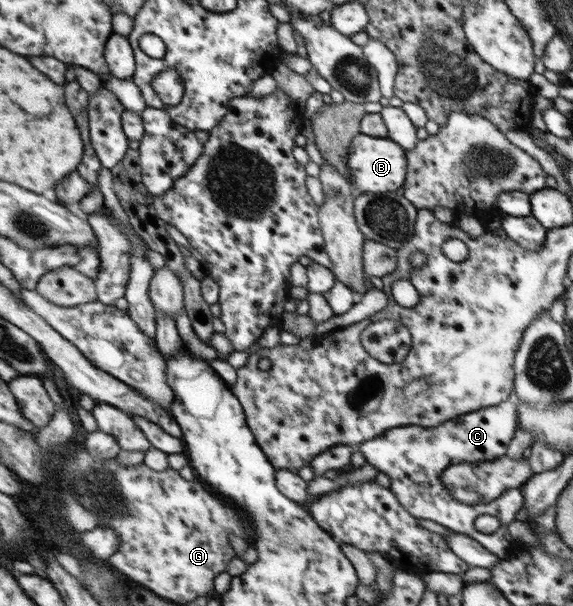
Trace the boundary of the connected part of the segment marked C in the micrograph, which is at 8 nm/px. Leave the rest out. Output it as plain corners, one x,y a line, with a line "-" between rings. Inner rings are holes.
511,401
465,413
461,417
443,422
443,427
403,426
387,430
369,441
360,443
357,449
363,452
366,462
392,478
390,490
419,519
430,519
448,530
465,533
477,541
495,556
505,559
512,548
513,538
510,534
510,523
515,521
517,511
523,505
523,493
520,488
506,490
501,497
491,503
467,504
455,499
446,487
443,475
451,464
459,462
491,462
507,453
509,441
517,436
518,408
-
493,515
501,521
501,526
493,533
481,533
475,523
478,516

